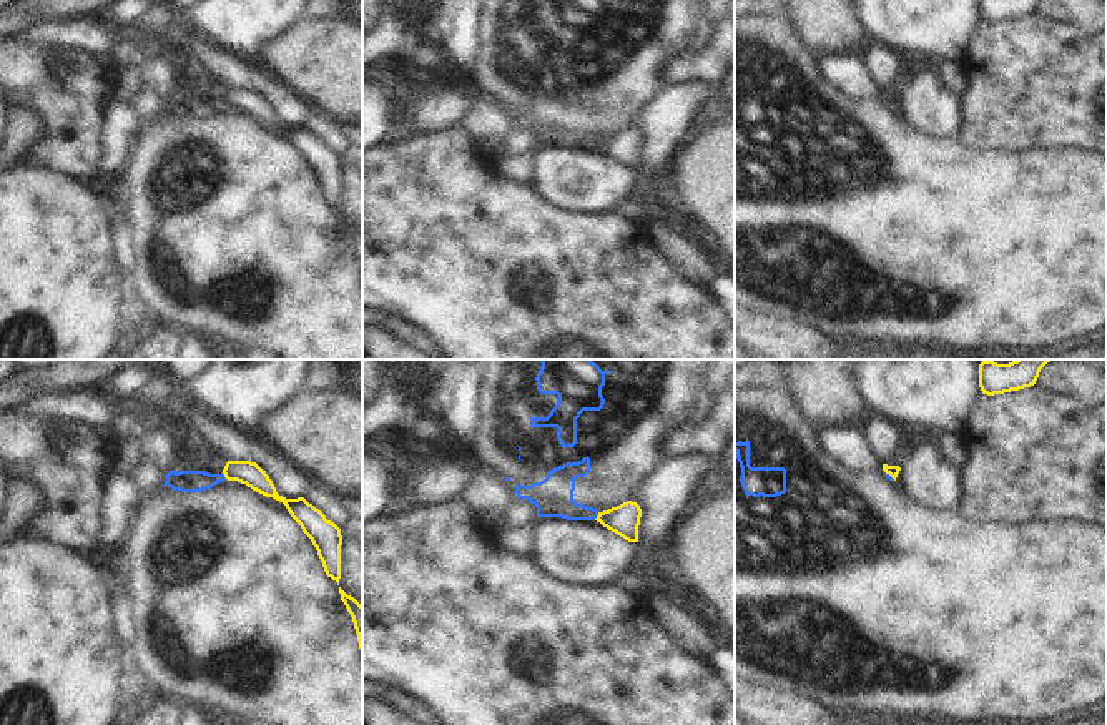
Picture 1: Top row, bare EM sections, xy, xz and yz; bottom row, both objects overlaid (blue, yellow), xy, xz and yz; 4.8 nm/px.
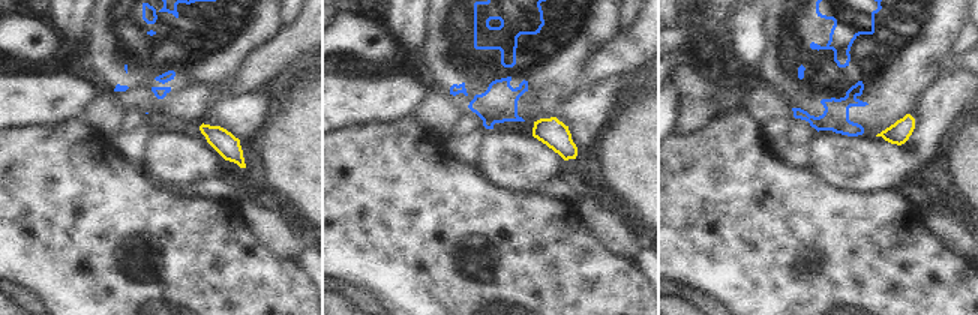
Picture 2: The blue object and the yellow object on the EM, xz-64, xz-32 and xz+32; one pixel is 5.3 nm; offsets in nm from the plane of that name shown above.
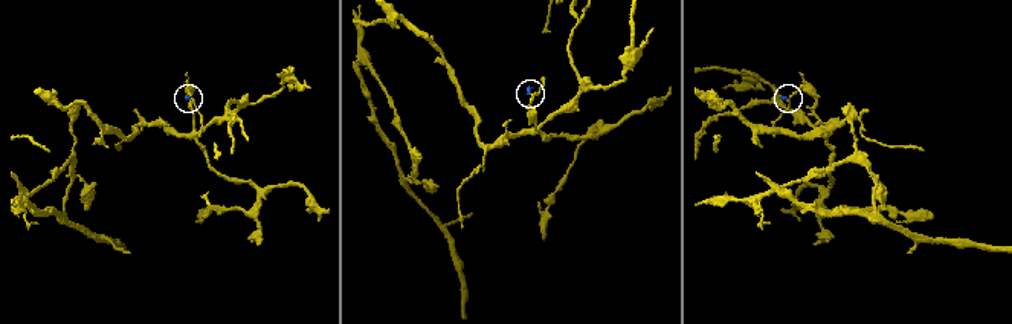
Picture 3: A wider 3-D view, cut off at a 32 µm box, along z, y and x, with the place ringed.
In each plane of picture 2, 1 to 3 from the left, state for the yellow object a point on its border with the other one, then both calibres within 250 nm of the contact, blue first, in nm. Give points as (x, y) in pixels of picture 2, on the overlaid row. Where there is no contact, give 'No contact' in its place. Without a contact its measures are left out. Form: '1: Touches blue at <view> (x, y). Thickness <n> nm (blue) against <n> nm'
1: No contact
2: No contact
3: No contact

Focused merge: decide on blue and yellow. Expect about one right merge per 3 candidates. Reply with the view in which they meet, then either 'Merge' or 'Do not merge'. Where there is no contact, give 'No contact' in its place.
Touches blue in xz. Do not merge

